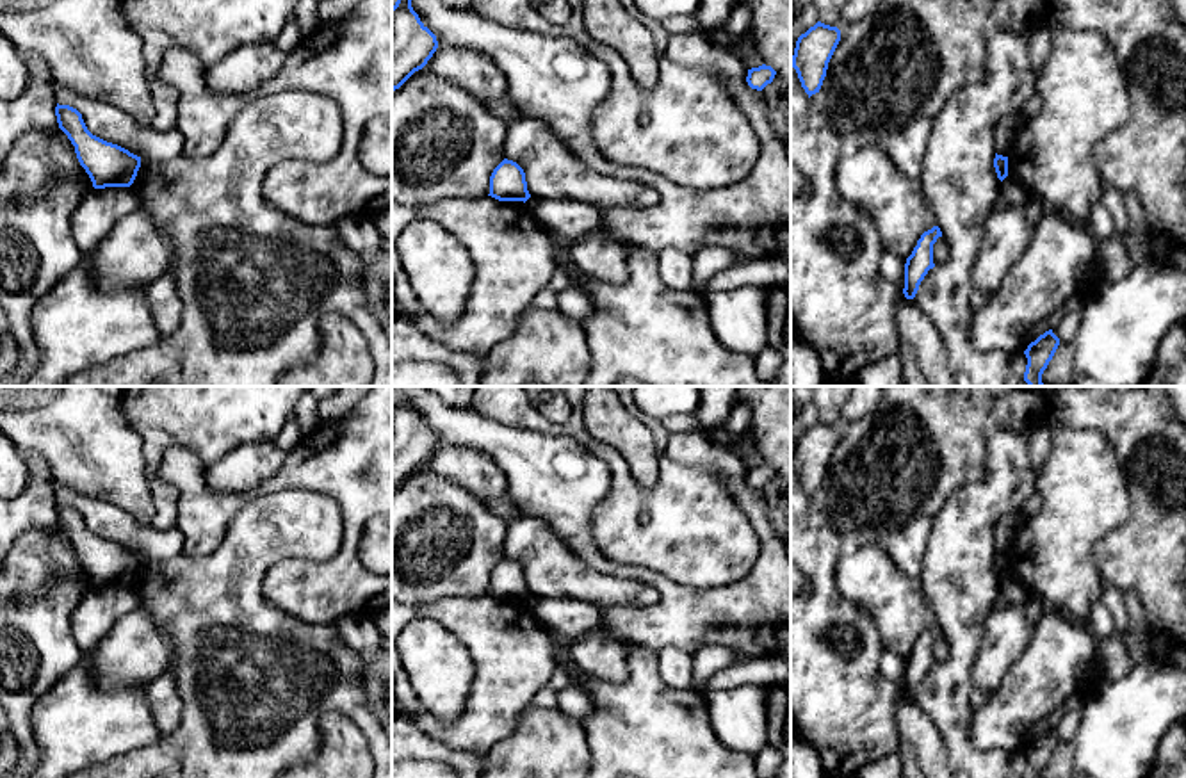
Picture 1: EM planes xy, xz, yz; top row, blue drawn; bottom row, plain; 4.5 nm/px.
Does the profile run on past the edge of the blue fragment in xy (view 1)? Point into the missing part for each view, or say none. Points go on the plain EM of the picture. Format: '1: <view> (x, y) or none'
1: none

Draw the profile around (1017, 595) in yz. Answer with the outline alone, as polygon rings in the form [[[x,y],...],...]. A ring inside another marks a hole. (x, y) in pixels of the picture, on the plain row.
[[[1011,575],[1001,580],[1001,593],[1010,600],[1011,605],[1024,605],[1031,596],[1028,589]]]

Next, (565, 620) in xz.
[[[529,596],[525,607],[557,644],[568,644],[589,632],[613,637],[602,609],[581,600]]]

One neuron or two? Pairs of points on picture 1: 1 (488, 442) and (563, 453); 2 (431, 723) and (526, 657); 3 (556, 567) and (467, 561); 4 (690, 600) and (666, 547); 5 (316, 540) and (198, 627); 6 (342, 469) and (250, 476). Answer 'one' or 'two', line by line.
1: one
2: one
3: two
4: two
5: one
6: two

